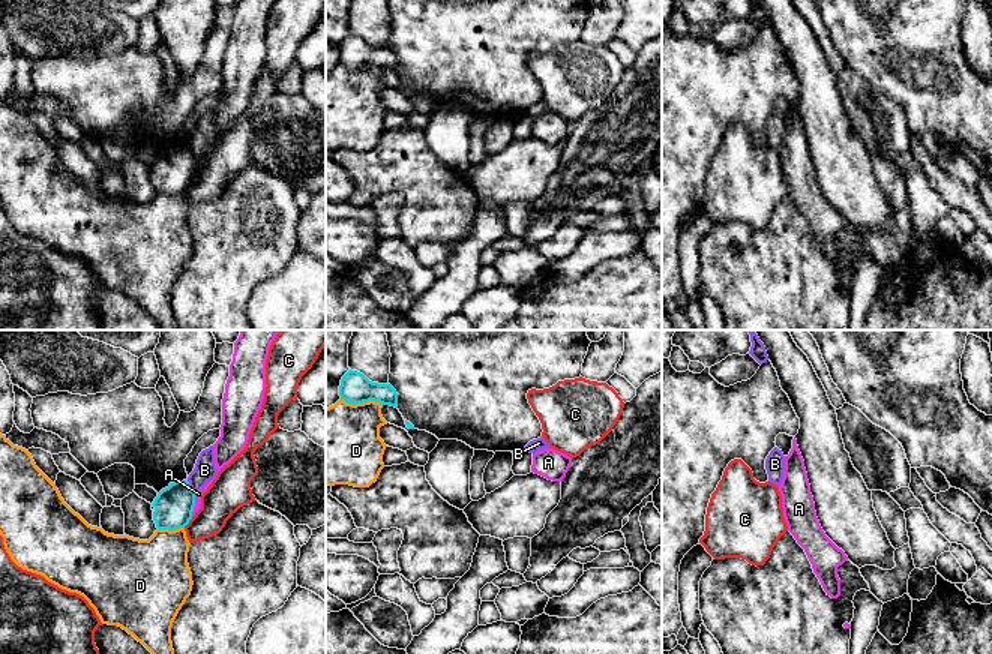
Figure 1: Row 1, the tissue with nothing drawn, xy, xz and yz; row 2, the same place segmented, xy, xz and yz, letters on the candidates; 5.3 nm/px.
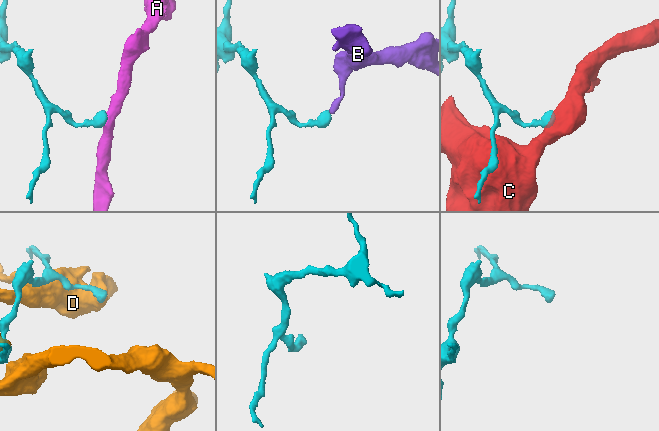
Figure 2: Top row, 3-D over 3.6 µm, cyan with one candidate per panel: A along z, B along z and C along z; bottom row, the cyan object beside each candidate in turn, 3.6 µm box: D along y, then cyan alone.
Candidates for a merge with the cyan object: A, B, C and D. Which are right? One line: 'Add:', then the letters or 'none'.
Add: none

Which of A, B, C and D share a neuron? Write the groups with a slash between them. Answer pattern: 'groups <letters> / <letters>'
groups A / B / C / D

